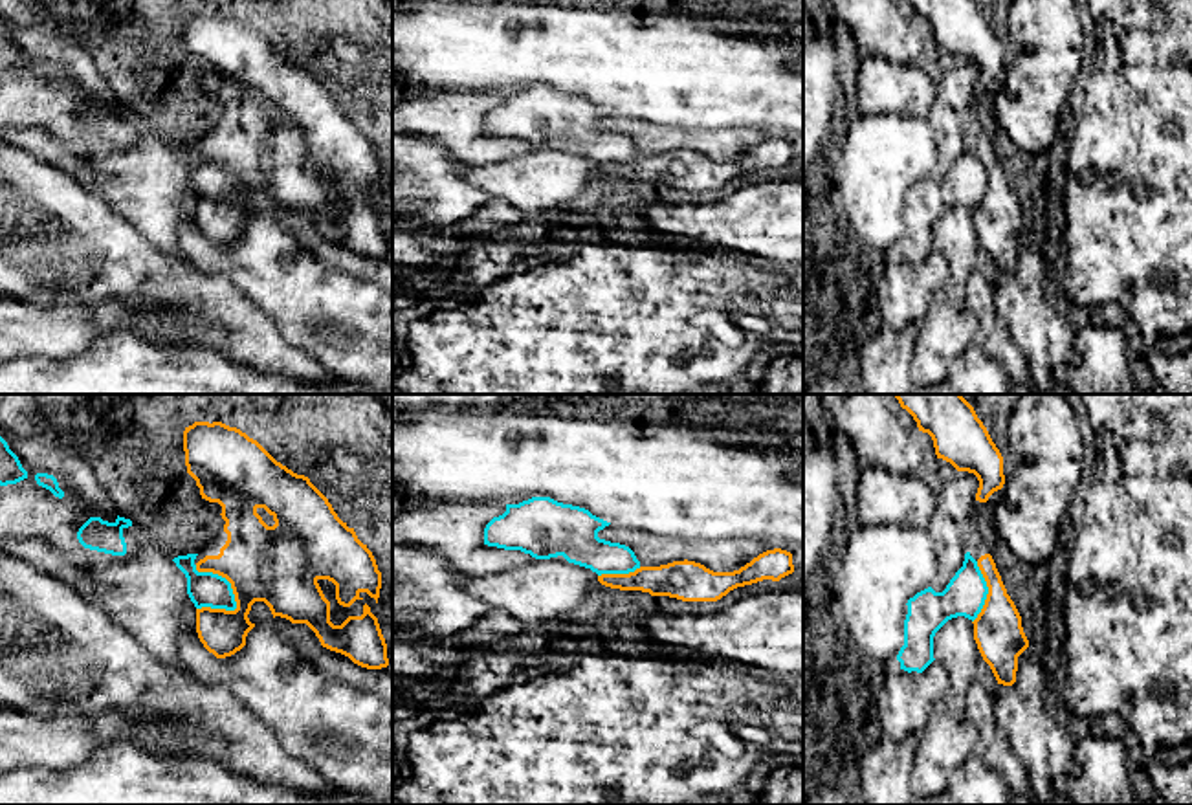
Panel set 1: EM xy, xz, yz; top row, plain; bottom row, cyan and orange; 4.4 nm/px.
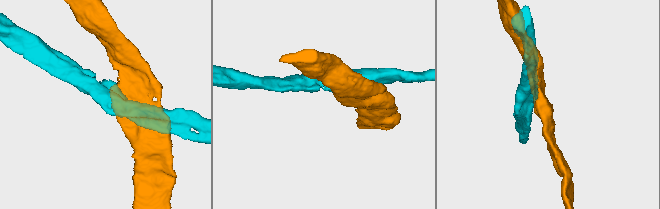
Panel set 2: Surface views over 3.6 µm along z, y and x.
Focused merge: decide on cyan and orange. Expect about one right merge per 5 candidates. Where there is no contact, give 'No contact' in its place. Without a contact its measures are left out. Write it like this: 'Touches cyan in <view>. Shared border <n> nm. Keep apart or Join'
Touches cyan in xy. Shared border 260 nm. Keep apart

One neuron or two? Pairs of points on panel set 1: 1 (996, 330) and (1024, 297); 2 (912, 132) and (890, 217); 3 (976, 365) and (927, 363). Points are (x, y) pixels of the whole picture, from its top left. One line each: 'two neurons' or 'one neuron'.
1: two neurons
2: one neuron
3: two neurons

